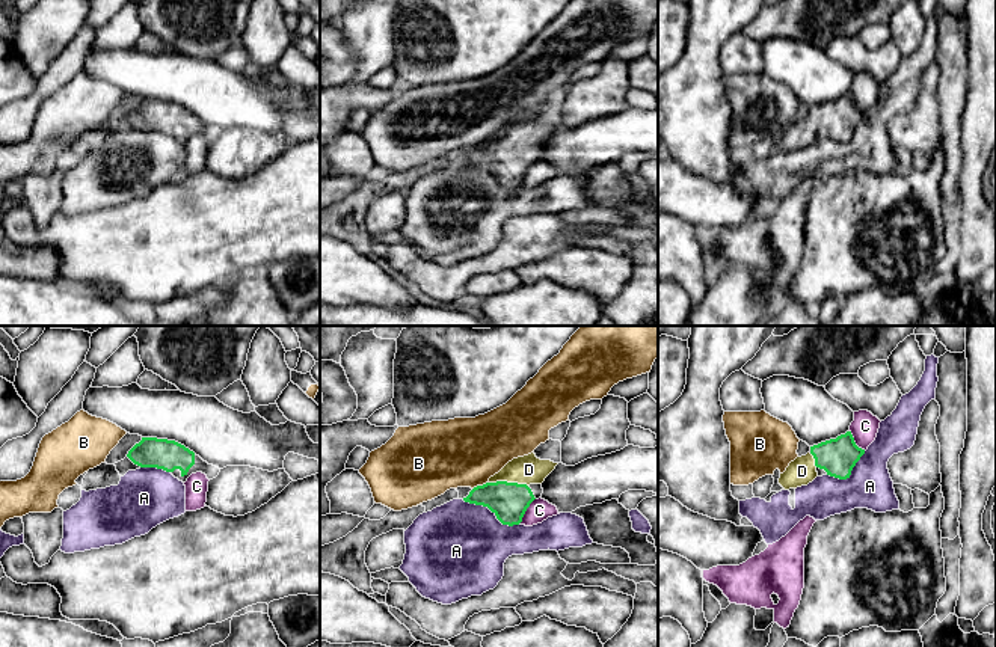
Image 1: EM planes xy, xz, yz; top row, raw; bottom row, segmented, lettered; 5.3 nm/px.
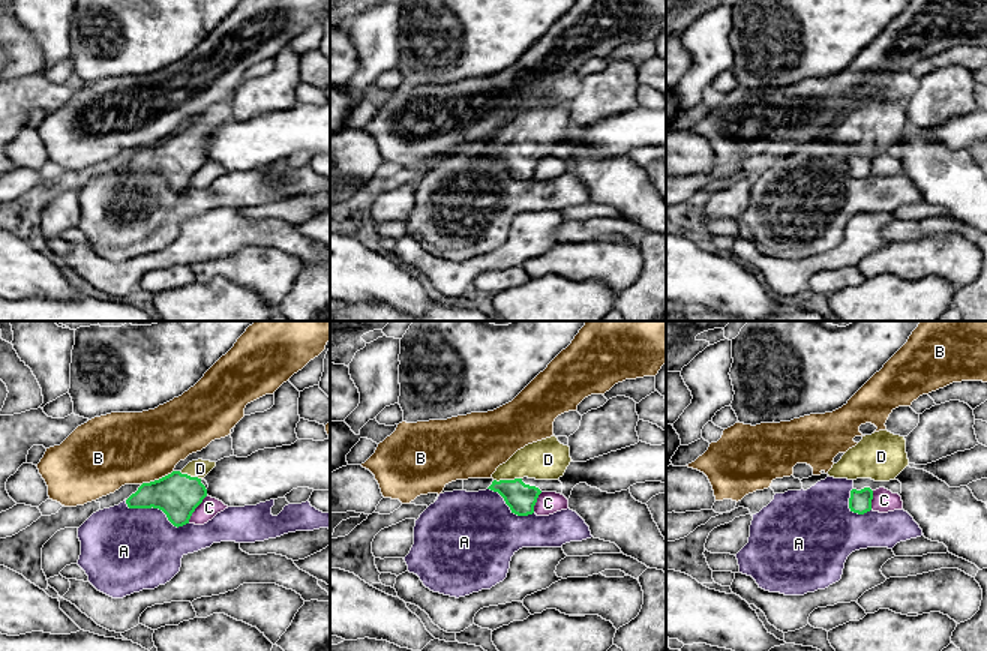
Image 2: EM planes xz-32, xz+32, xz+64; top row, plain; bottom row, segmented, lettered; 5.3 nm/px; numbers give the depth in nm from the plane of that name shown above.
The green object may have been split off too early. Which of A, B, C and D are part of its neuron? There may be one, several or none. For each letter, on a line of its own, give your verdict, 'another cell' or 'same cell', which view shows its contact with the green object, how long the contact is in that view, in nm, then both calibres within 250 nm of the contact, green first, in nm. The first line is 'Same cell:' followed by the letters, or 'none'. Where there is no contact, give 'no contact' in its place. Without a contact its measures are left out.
Same cell: D
A: another cell; meets green in xz; contact 340 nm long; 200 nm thick on the green side, 480 nm on the other
B: another cell; meets green in xz; contact 90 nm long; 200 nm thick on the green side, 360 nm on the other
C: another cell; meets green in xz; contact 160 nm long; 200 nm thick on the green side, 120 nm on the other
D: same cell; meets green in xz; contact 220 nm long; 200 nm thick on the green side, 160 nm on the other

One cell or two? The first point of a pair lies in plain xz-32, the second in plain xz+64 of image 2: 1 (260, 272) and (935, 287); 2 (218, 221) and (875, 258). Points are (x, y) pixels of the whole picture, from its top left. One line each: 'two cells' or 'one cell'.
1: two cells
2: two cells

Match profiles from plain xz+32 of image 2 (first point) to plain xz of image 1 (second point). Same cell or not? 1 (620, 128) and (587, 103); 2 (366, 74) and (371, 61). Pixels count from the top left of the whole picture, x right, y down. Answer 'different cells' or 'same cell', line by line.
1: different cells
2: same cell

